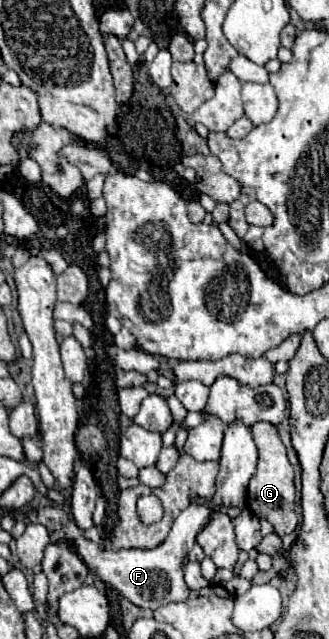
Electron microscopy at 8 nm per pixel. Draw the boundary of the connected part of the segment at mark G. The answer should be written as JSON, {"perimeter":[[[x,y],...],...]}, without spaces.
{"perimeter":[[[257,423],[251,427],[253,431],[253,439],[257,443],[259,449],[259,461],[257,461],[257,471],[249,481],[247,487],[247,507],[257,515],[267,519],[273,529],[275,535],[279,535],[281,539],[289,533],[293,533],[297,529],[297,513],[295,513],[295,487],[293,487],[293,467],[287,459],[285,453],[285,445],[279,439],[277,427],[271,423]]]}

